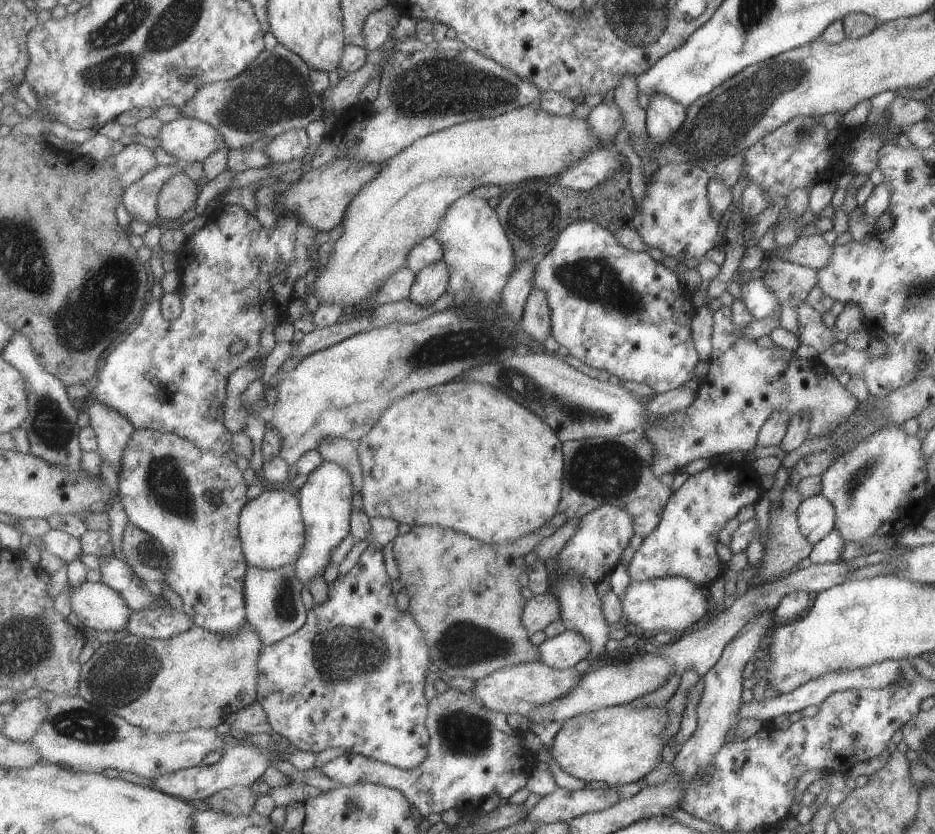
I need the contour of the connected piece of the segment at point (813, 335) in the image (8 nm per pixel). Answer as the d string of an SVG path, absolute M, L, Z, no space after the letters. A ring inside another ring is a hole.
M802 302L797 307L798 318L798 340L808 346L813 346L822 355L828 348L838 341L836 338L836 328L827 328L820 315L808 302Z

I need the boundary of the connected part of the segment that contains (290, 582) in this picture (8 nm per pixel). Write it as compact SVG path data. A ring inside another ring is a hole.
M297 564L280 568L279 570L267 570L259 567L249 566L247 577L247 600L248 613L255 632L261 635L263 642L267 645L280 643L288 639L296 632L302 631L302 628L309 622L309 611L304 604L304 587L305 583L299 578Z

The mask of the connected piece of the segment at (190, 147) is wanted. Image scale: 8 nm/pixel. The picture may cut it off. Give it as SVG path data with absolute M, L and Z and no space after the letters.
M185 115L166 123L160 137L160 146L183 164L206 162L212 154L228 146L212 124Z

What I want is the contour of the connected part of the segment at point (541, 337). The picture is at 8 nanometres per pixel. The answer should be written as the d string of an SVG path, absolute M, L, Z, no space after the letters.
M536 289L526 308L522 324L524 331L536 341L544 342L553 334L553 315L546 292Z

